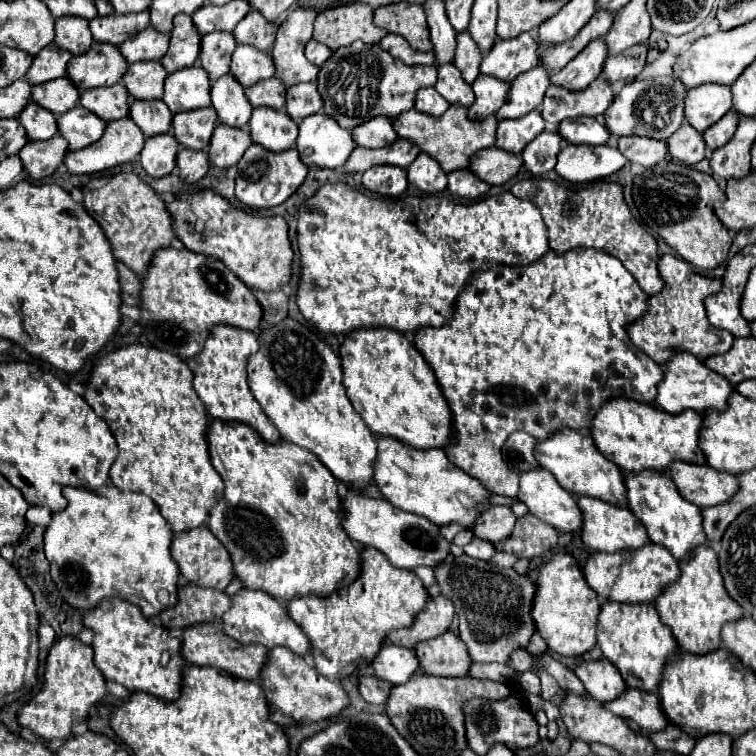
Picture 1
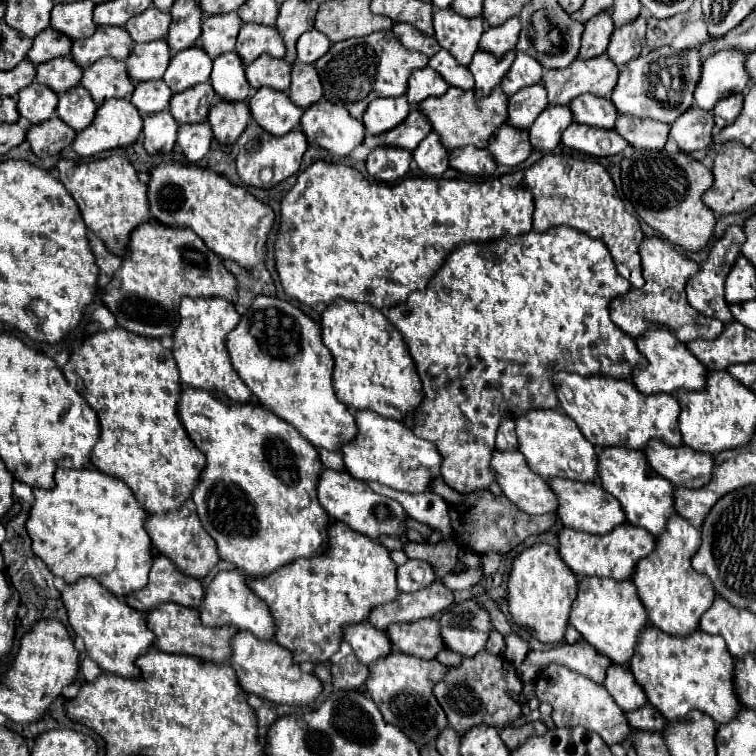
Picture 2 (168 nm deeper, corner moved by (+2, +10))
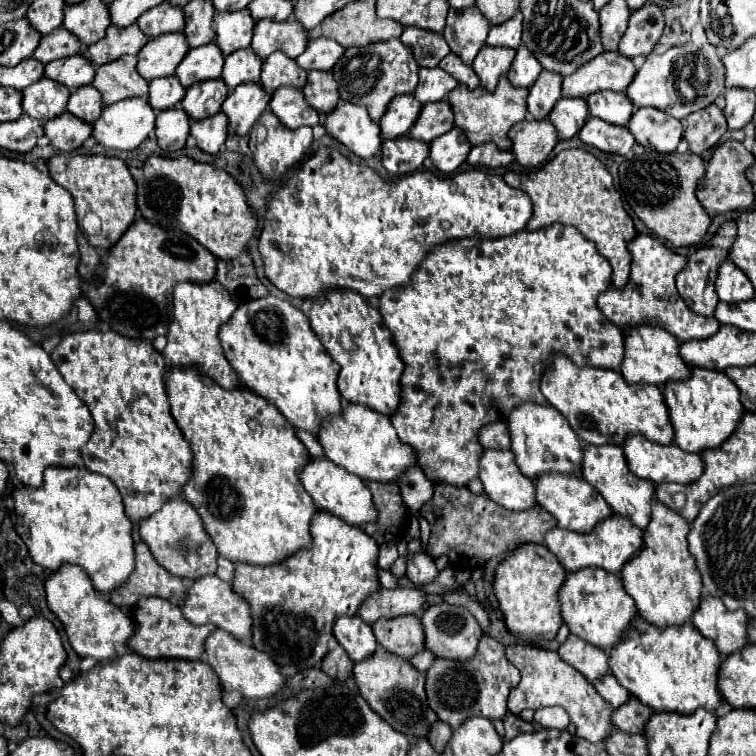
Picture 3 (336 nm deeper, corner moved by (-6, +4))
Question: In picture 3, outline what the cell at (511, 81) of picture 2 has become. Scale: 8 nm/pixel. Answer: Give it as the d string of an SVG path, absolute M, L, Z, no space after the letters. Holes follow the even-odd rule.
M519 45L507 77L515 87L531 87L541 71L543 71L543 67L533 57L533 53L525 45Z

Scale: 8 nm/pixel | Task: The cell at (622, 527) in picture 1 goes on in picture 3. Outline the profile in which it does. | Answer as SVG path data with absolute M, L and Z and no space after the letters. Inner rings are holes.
M545 473L545 475L537 475L533 483L535 483L537 505L549 511L557 519L559 529L571 529L571 531L585 533L585 531L591 531L595 523L599 523L601 519L607 519L613 513L611 507L607 507L607 503L601 499L601 495L589 483L583 483L581 477Z

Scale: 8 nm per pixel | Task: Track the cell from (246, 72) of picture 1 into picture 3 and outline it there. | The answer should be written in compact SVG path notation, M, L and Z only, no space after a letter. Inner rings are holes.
M263 19L257 21L251 47L265 59L273 51L283 51L291 59L301 55L311 39L311 31L307 31L297 19L287 21L275 21L275 19Z

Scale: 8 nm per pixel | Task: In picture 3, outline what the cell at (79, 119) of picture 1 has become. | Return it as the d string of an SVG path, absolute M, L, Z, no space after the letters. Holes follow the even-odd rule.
M85 85L85 87L75 89L71 93L67 111L87 123L95 123L95 119L99 119L101 111L103 111L103 101L101 101L99 91L93 85Z

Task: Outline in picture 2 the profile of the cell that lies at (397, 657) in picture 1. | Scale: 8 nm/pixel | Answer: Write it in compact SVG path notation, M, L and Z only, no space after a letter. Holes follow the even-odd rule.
M371 623L351 625L351 629L347 629L347 633L345 633L345 641L351 643L357 659L365 665L385 659L393 651L393 645L391 645L387 633L375 629Z

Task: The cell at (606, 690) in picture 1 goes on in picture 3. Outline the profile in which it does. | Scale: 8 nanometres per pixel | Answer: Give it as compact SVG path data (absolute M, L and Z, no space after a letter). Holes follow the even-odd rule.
M569 635L565 643L559 645L557 653L561 655L561 659L565 659L565 663L575 667L589 681L595 681L609 671L605 651L575 635Z

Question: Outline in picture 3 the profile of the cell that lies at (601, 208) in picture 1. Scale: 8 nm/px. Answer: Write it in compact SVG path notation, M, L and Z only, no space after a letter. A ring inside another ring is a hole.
M567 149L561 151L555 159L543 167L529 171L521 181L521 189L533 201L533 215L527 221L527 229L543 229L551 223L563 223L577 227L589 241L595 243L597 251L609 261L613 273L613 287L625 287L629 281L631 257L627 243L635 237L635 227L627 211L623 209L621 195L613 187L613 179L603 163L585 149Z

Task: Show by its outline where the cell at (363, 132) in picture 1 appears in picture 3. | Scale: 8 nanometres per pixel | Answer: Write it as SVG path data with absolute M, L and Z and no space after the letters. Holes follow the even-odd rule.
M397 95L387 109L387 115L381 119L383 139L395 139L409 133L415 119L419 117L421 107L423 105L413 95Z

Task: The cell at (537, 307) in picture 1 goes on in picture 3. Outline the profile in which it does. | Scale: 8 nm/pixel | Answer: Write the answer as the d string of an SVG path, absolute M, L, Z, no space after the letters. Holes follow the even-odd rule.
M553 223L551 227L539 229L539 231L519 231L507 237L499 239L481 239L481 237L465 237L465 239L451 239L437 247L433 247L423 263L419 263L417 271L411 275L411 281L407 285L395 287L391 291L385 291L379 295L379 311L383 315L385 327L393 335L393 343L399 349L399 357L405 363L403 375L401 375L401 401L397 411L389 417L399 439L413 447L417 457L417 467L425 473L425 477L433 483L449 483L465 487L467 481L477 477L479 471L479 455L483 453L483 447L479 447L477 431L483 427L483 423L489 421L503 421L507 419L507 411L519 403L539 403L547 405L543 399L543 393L539 391L539 381L543 375L543 367L551 361L553 353L565 353L575 365L579 367L603 367L603 369L615 369L619 371L621 359L623 359L623 331L609 323L603 313L597 309L597 297L611 285L611 265L603 261L603 257L597 253L593 243L585 239L575 227Z

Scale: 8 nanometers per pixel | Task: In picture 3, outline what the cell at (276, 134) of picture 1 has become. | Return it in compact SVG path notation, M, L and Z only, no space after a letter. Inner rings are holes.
M279 87L279 91L271 97L269 107L279 121L291 129L301 125L315 127L319 123L319 113L307 103L303 91L295 87Z

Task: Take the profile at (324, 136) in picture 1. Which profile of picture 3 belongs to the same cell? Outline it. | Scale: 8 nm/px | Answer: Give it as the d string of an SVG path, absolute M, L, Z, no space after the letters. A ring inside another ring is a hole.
M353 103L337 105L335 111L325 115L325 123L323 125L325 125L325 131L331 137L341 141L349 151L353 151L361 159L369 159L369 157L377 155L379 149L381 149L381 127L379 127L379 123L375 123L367 115L367 109L361 107L361 105L353 105Z

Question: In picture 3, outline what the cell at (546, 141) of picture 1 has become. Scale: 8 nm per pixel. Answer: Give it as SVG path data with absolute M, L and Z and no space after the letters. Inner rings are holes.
M561 97L553 111L549 113L549 121L555 125L555 129L559 131L559 139L571 139L573 135L579 133L579 129L583 127L583 123L589 117L589 109L585 99L577 99L577 97Z

